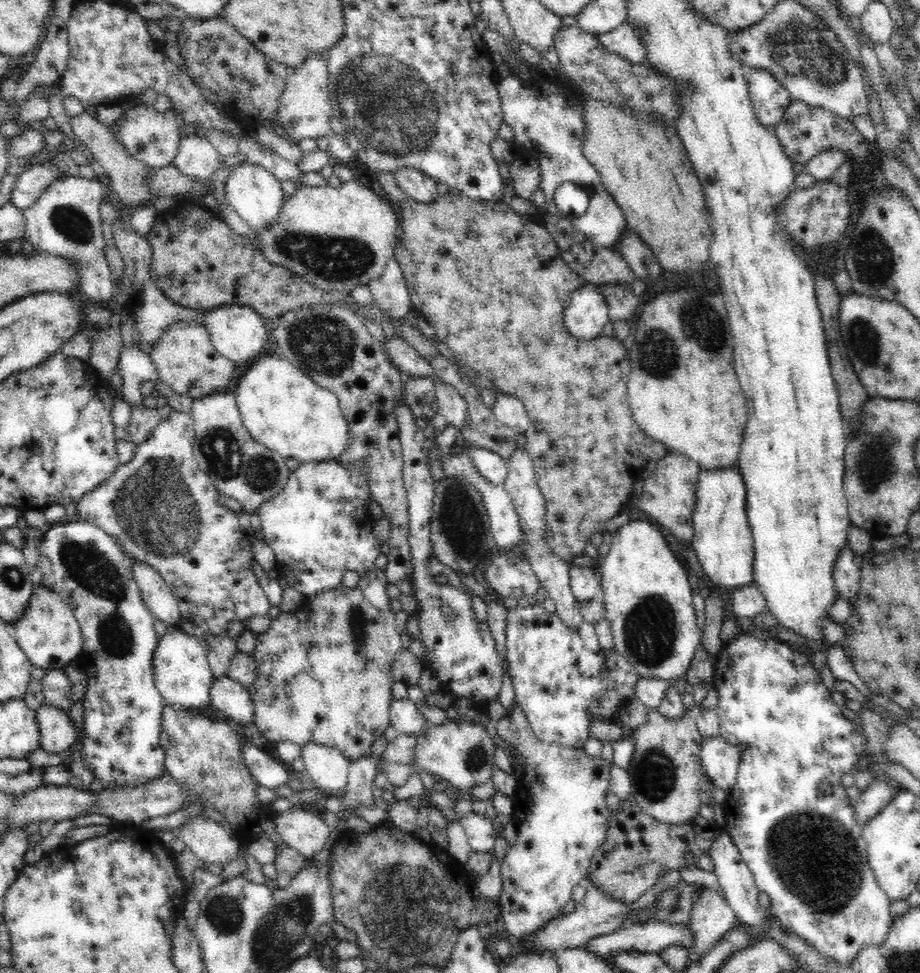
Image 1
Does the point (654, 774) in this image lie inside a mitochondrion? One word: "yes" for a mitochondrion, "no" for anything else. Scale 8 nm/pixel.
yes

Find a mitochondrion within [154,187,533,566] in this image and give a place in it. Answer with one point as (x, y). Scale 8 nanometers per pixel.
(333, 259)

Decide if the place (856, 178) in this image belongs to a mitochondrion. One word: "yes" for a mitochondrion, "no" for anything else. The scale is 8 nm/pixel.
no

